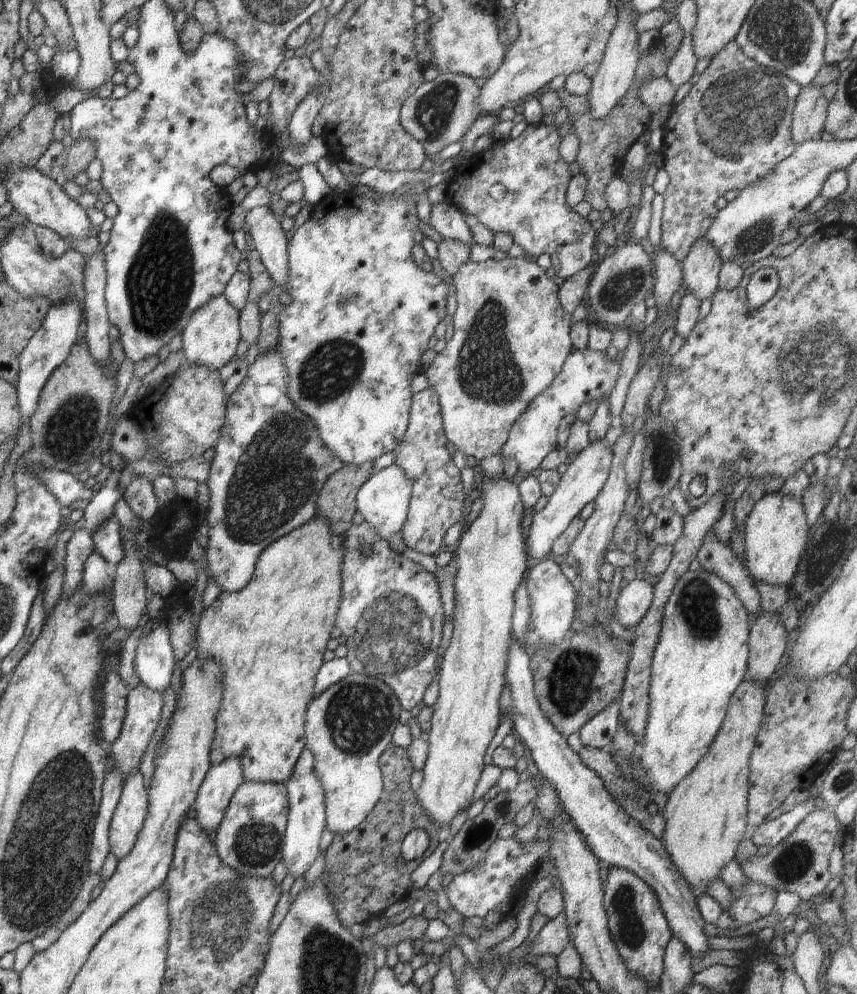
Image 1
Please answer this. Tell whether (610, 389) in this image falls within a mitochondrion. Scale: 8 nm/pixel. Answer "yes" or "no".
no

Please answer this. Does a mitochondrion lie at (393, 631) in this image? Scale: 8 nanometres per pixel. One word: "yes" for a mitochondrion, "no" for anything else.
yes

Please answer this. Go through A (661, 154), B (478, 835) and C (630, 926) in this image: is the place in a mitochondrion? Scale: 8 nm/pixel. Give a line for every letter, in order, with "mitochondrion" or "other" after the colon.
A: other
B: mitochondrion
C: mitochondrion

